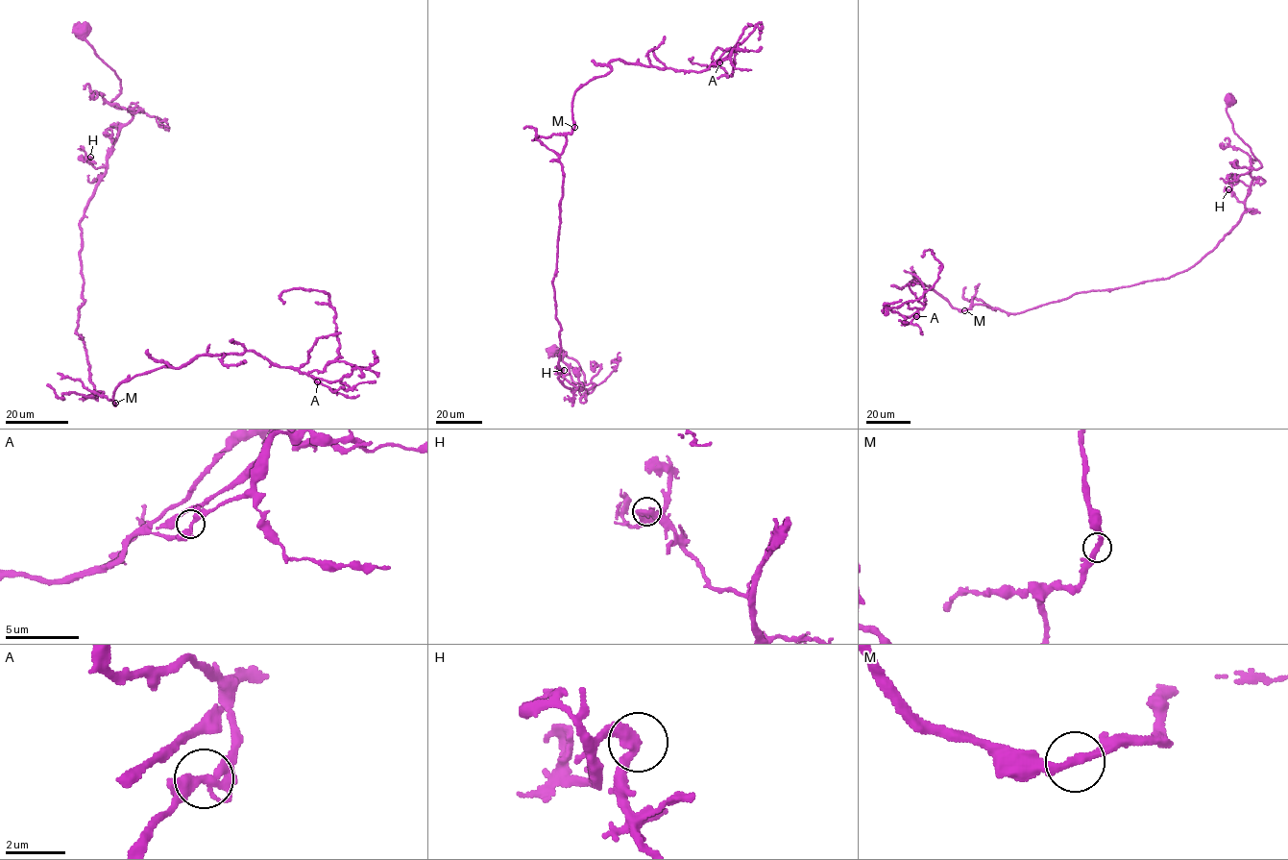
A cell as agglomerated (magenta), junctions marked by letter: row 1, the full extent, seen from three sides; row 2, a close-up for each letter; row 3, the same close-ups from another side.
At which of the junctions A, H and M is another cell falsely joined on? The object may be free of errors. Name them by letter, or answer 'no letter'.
no letter

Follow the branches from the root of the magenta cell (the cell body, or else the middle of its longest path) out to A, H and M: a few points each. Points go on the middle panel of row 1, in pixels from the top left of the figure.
A: (552, 351), (593, 390), (558, 379), (573, 95), (614, 60), (719, 62)
H: (552, 351), (579, 364), (581, 395), (593, 390), (594, 383), (581, 390), (572, 385), (564, 369)
M: (552, 351), (579, 364), (581, 395), (593, 390), (594, 383), (573, 390), (558, 379), (559, 156), (574, 127)

